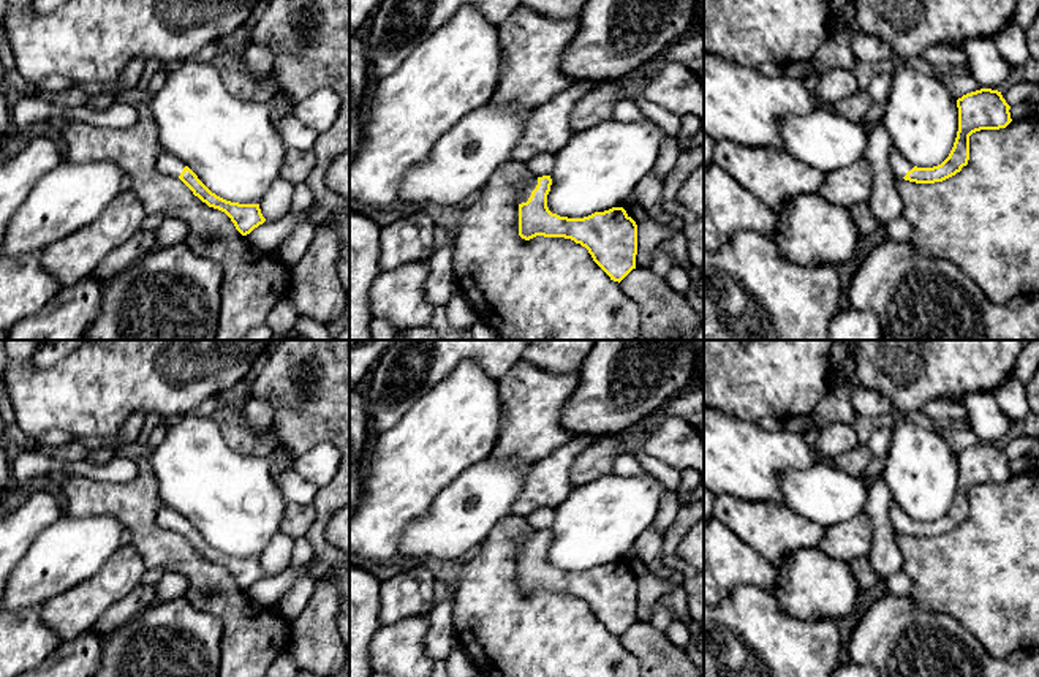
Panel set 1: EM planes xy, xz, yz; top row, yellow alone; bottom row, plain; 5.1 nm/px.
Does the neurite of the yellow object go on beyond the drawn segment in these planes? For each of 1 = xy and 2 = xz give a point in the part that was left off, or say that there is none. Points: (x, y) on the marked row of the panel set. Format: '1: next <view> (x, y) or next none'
1: next xy (166, 163)
2: next xz (525, 189)

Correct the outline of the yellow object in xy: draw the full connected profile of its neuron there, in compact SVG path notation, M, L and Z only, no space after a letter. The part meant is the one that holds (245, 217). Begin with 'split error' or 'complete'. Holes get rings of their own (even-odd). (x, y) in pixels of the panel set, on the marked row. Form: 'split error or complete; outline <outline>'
split error; outline M164 149L158 150L155 166L161 174L180 179L209 207L225 212L242 236L250 234L266 221L259 204L239 204L217 196L182 160Z

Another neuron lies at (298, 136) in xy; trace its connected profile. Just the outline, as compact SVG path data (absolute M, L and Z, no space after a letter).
M272 115L274 128L289 150L310 150L318 133L296 117Z

